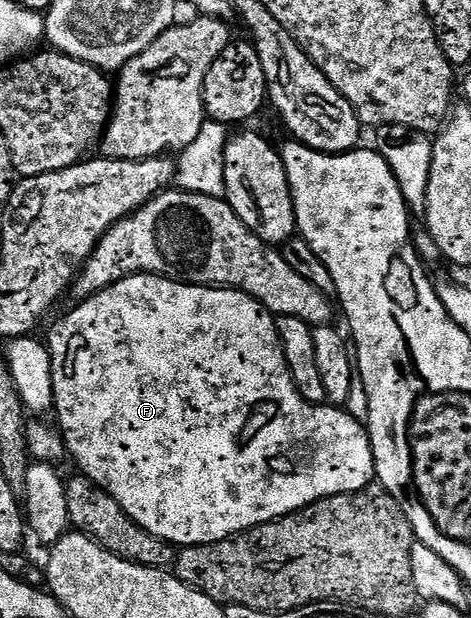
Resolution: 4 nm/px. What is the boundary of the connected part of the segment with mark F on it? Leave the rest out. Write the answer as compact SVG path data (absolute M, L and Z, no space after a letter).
M139 272L137 276L128 276L125 280L119 280L116 284L110 285L106 290L96 292L87 297L69 316L64 316L52 328L52 333L46 337L49 352L52 353L52 398L54 401L54 417L60 425L58 431L64 437L64 447L69 457L76 459L76 464L81 473L93 480L100 489L114 498L118 506L132 521L138 526L142 526L150 534L154 534L159 540L165 540L167 544L173 546L187 546L189 544L213 544L222 542L226 538L236 536L239 532L248 532L256 528L259 524L265 524L271 520L281 520L283 516L295 514L300 508L305 508L307 504L318 502L327 496L337 496L347 492L361 492L363 488L369 487L373 483L376 474L376 463L372 457L372 443L368 441L368 429L363 423L360 424L351 416L344 412L343 407L329 406L327 403L309 404L302 398L299 388L296 387L294 378L288 369L288 363L284 357L284 347L280 345L280 335L276 329L276 316L269 312L263 304L258 303L253 296L248 296L245 292L238 292L235 288L217 288L215 286L205 286L203 284L184 284L180 280L171 280L159 274L151 272Z

